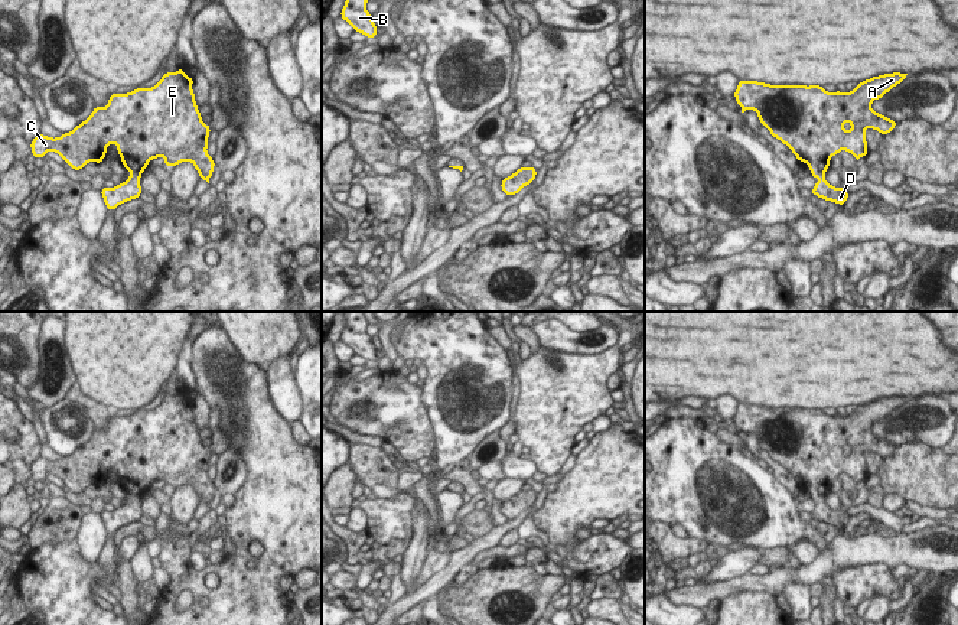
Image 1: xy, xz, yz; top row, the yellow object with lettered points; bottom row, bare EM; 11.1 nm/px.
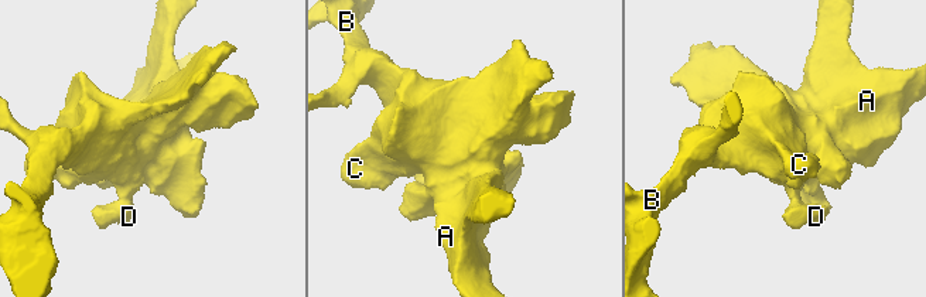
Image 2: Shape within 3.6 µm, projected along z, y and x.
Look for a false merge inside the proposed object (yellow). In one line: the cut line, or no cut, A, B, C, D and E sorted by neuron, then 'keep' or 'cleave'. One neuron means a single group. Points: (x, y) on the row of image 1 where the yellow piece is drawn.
no cut | A B C D E | keep

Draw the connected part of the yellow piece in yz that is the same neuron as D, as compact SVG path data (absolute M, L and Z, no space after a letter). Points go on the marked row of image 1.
M902 72L877 75L858 82L850 92L827 92L821 85L770 85L759 81L739 79L734 98L742 107L742 113L755 110L762 126L775 139L786 144L798 162L808 165L811 175L818 180L811 193L844 206L850 193L844 188L835 188L825 180L830 160L841 150L847 150L857 160L861 156L866 157L869 149L864 131L867 128L877 130L882 136L895 130L897 123L876 113L871 108L871 102L880 100L893 87L903 82L906 75Z

